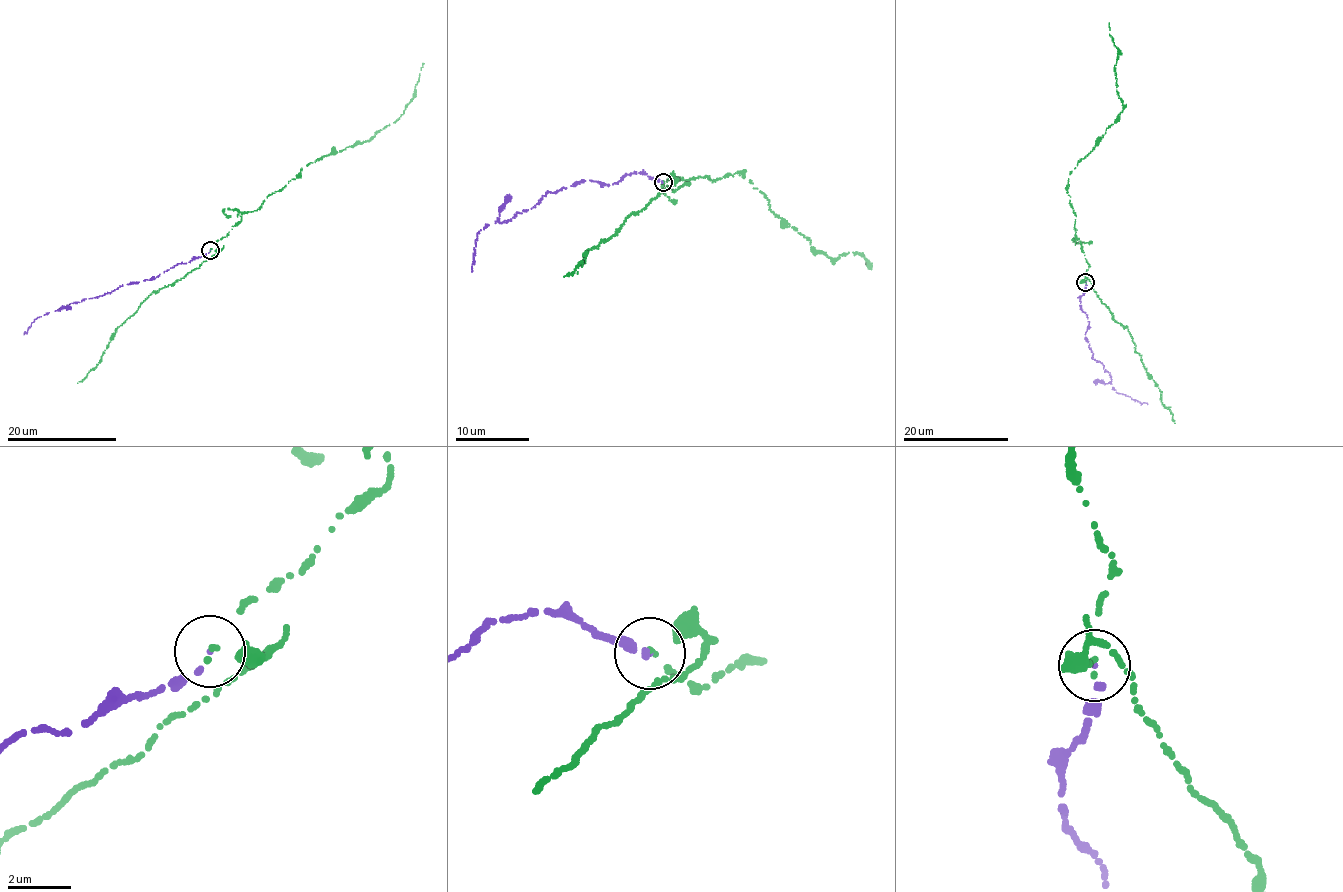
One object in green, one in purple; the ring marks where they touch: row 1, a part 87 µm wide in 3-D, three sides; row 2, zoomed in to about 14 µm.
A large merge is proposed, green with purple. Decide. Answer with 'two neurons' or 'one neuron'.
one neuron

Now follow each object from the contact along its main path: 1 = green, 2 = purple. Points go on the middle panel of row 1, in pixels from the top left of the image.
1: (663, 180), (674, 190), (700, 176), (712, 181), (740, 172), (816, 250), (834, 260), (862, 254), (868, 264)
2: (663, 182), (634, 171), (607, 185), (581, 180), (566, 189), (549, 192), (531, 208), (479, 231), (472, 271)

